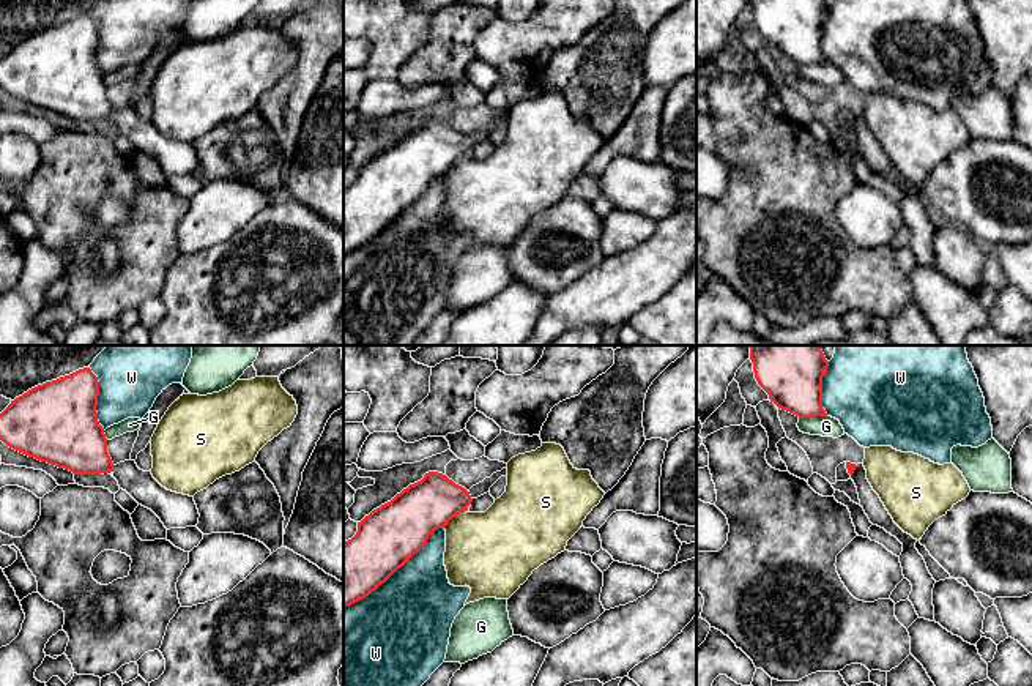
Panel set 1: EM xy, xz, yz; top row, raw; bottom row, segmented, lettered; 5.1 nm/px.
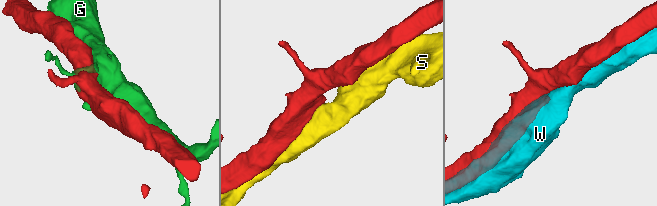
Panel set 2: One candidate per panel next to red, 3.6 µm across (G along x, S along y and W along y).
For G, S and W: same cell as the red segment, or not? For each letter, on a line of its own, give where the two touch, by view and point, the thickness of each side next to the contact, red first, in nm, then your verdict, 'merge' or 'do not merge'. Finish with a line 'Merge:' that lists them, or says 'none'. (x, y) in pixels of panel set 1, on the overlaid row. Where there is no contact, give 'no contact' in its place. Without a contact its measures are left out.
G: yz (812, 417) | 320/110 nm | do not merge
S: xz (452, 516) | 280/400 nm | do not merge
W: xz (394, 571) | 320/440 nm | do not merge
Merge: none

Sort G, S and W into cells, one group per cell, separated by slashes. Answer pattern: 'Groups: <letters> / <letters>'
Groups: G / S / W

